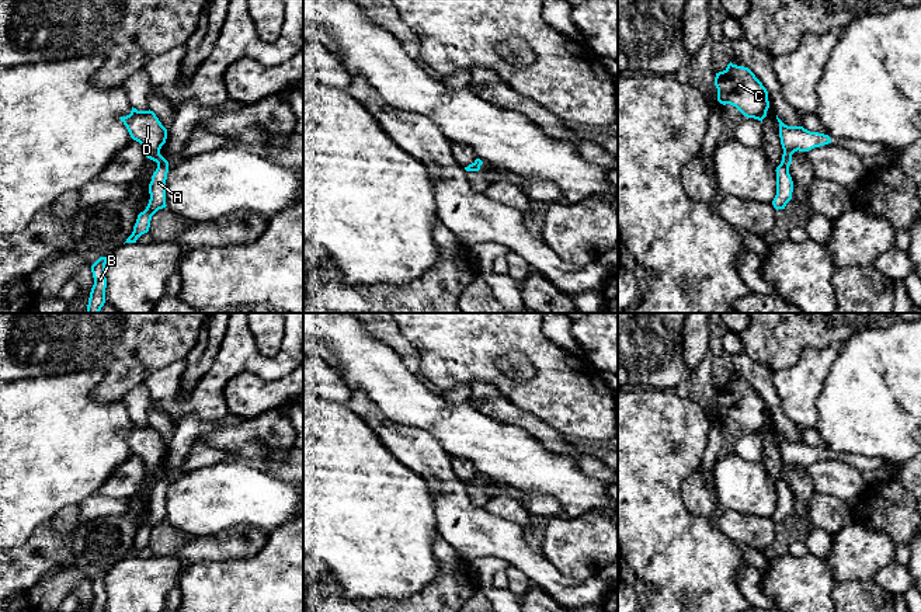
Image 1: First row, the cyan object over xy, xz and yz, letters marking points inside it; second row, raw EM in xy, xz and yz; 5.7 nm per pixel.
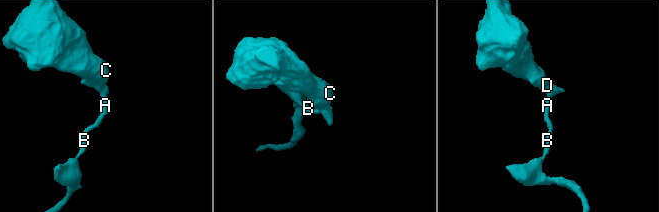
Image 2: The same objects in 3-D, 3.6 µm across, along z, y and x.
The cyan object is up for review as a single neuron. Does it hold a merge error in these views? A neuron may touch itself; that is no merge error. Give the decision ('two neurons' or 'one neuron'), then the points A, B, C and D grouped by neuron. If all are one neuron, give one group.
two neurons; groups A B / C D

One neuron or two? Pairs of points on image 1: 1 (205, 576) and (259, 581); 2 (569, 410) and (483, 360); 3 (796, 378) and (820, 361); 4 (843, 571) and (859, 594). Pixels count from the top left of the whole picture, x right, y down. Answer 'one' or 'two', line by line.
1: one
2: one
3: one
4: two

